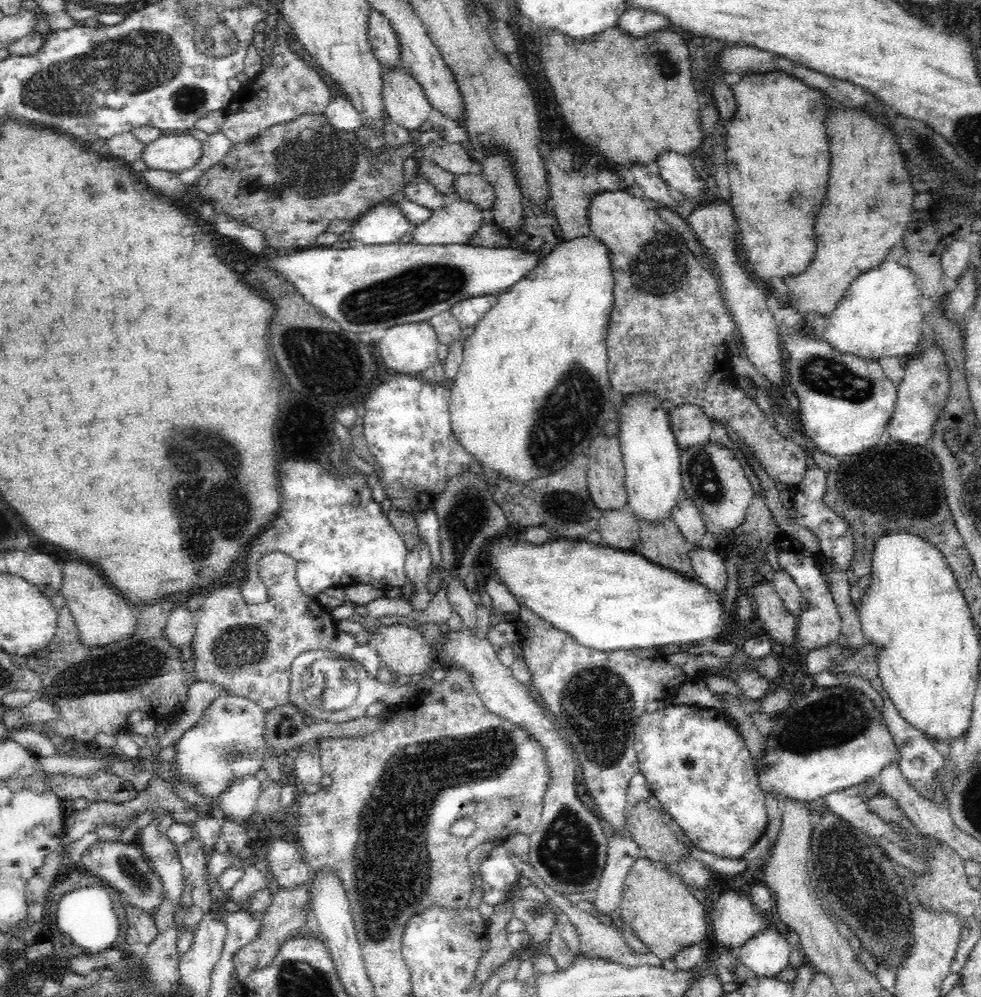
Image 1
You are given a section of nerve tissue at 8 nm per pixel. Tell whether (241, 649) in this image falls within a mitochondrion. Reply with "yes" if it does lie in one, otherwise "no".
yes

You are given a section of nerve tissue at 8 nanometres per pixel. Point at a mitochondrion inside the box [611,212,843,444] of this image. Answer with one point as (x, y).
(657, 266)

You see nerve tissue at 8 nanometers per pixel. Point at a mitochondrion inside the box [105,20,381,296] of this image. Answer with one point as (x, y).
(309, 164)

